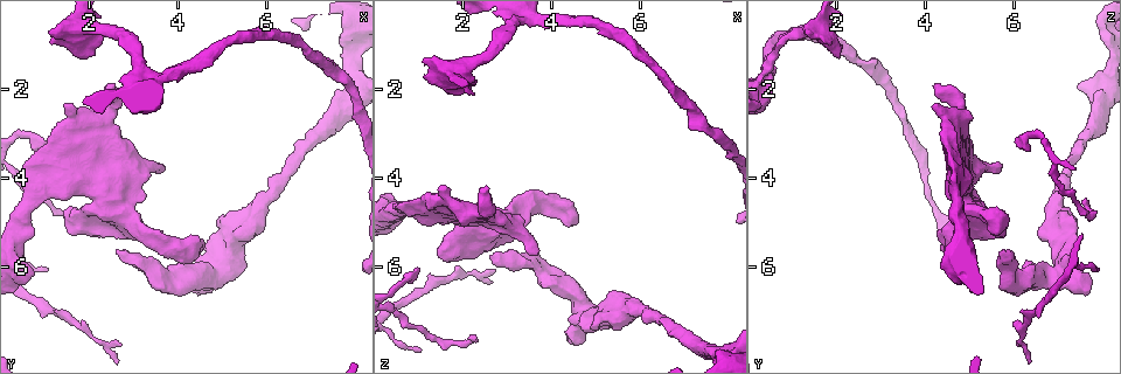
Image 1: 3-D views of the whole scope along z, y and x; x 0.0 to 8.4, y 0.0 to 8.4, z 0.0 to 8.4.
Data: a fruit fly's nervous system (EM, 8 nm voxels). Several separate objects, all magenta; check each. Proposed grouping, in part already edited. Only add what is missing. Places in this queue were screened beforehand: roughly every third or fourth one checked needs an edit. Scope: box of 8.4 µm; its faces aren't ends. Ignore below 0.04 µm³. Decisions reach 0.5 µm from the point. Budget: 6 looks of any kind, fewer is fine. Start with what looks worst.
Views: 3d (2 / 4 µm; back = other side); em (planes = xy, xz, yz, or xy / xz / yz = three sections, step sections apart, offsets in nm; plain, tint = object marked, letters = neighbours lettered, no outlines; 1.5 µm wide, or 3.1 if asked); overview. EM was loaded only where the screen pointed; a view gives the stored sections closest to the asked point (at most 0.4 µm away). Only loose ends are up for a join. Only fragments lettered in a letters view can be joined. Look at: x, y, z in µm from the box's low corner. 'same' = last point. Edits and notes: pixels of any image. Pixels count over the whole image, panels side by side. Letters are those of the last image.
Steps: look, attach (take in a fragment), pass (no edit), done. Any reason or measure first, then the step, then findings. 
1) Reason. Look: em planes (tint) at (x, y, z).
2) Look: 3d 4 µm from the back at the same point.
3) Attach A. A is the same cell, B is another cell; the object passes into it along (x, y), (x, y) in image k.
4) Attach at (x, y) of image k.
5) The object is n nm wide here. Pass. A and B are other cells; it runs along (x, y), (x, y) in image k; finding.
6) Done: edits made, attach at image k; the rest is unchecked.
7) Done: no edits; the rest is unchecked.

An open end. Look: em xz step 8 (letters) at (2.60, 1.85, 4.25).

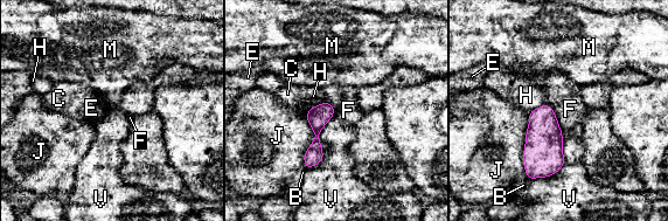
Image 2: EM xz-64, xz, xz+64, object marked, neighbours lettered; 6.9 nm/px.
Look: em planes (letters) at the same point.

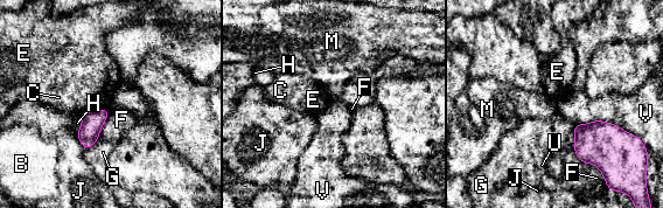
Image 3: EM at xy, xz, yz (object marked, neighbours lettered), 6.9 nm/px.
Pass. B, C, E, F, G, H, J, M, U and V are other cells; a border runs along (576, 123), (607, 120), (633, 134) in image 3; none of them fits.

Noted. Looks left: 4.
An open end. Look: 3d 2 µm from the back at (3.70, 3.70, 5.70).

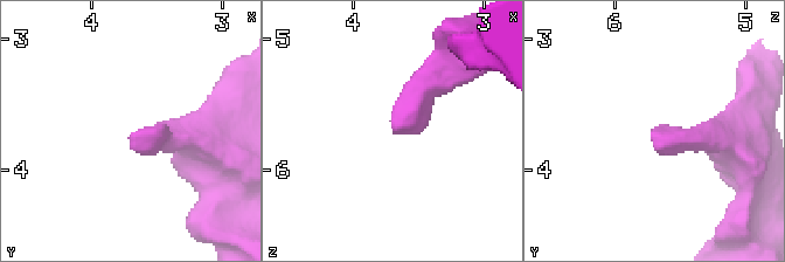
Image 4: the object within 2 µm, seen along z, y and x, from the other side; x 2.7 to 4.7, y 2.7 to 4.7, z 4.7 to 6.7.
Look: em xz step 8 (tint) at (3.68, 3.74, 5.74).

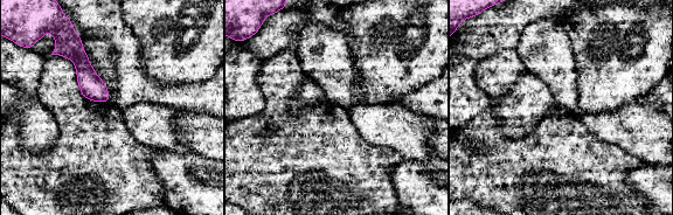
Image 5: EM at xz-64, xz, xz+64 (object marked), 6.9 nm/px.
Look: em planes (letters) at the same point.

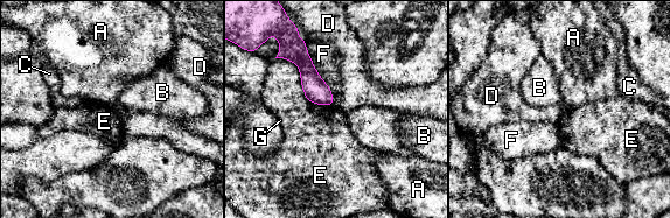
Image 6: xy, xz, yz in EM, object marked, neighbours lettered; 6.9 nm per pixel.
Pass. A, B, C, D, E, F and G are other cells; none of them fits.

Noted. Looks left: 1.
Done: no edits; the rest is unchecked.

